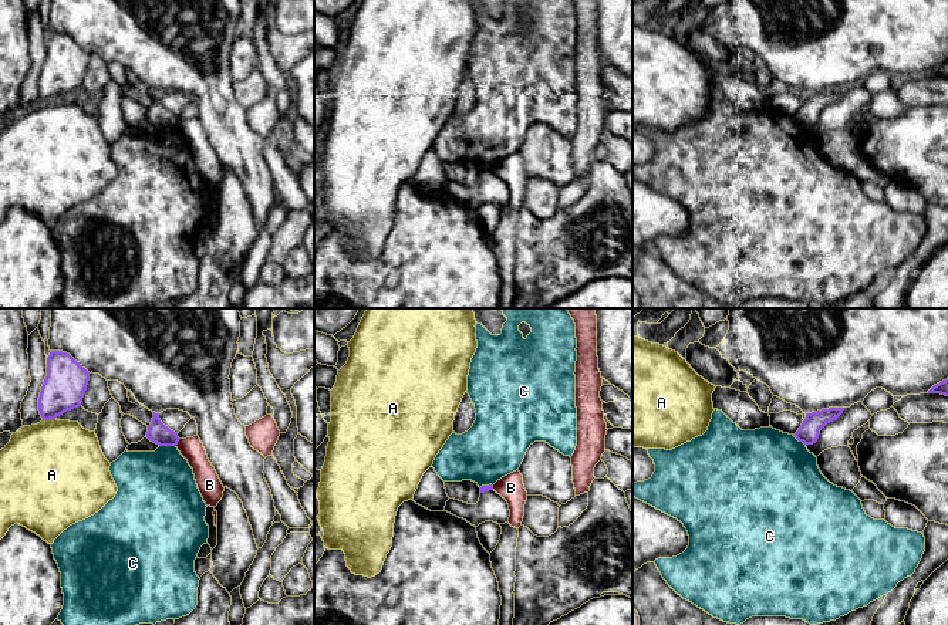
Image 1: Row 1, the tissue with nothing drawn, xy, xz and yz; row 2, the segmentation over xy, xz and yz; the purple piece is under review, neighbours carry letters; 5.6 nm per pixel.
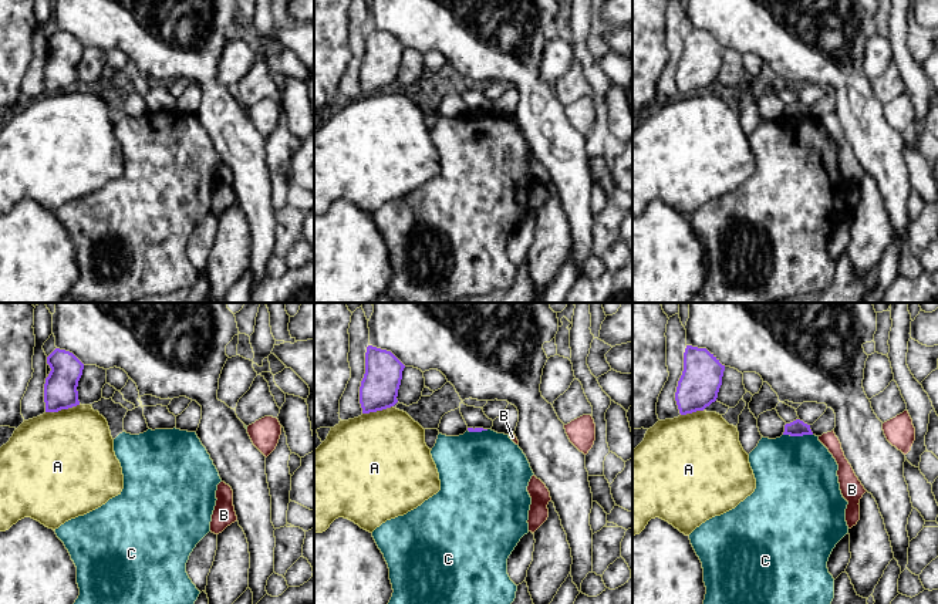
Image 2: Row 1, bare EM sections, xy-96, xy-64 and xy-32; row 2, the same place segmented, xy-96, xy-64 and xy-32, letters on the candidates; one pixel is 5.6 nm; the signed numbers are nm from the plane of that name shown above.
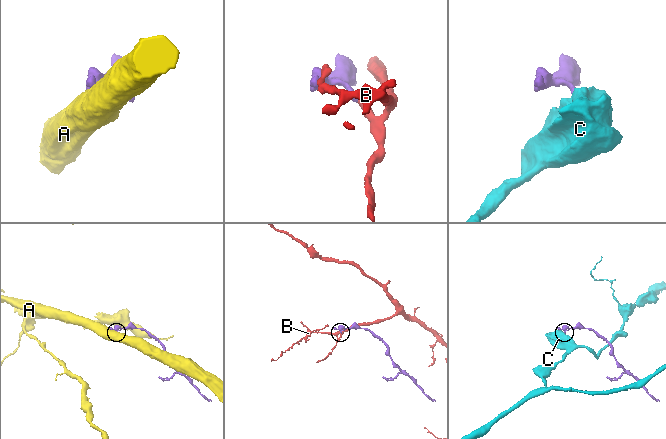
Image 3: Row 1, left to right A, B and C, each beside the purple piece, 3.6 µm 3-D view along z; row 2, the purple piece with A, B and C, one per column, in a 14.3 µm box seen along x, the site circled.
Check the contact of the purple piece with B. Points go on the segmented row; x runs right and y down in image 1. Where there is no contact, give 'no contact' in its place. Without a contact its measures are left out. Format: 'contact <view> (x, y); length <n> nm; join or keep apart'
contact xy (178, 441); length 50 nm; keep apart

